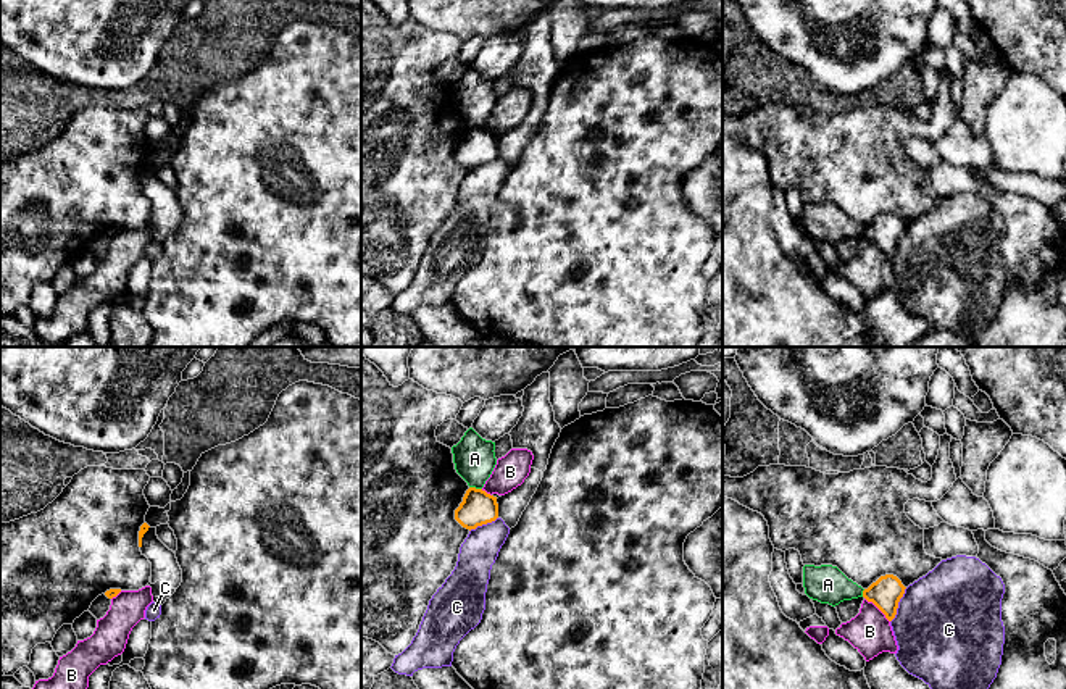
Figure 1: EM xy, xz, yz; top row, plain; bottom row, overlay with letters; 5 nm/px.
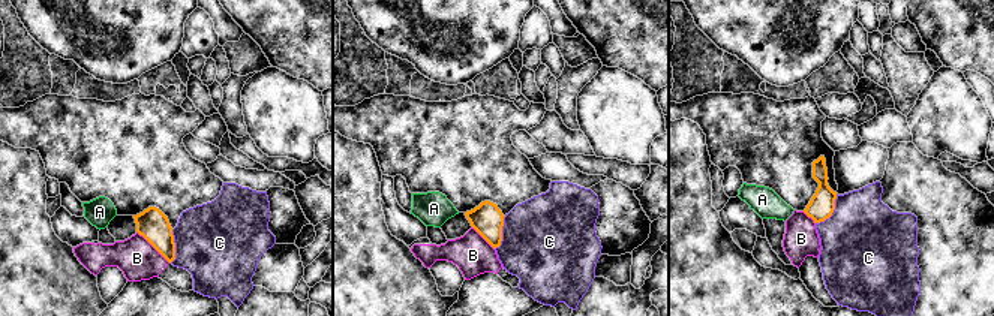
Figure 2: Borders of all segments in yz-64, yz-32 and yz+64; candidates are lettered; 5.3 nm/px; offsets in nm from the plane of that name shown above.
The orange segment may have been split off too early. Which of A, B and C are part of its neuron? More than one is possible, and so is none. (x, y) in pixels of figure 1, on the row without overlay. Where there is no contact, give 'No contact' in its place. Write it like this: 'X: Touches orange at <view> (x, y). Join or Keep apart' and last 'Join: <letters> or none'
A: Touches orange at xz (474, 126). Keep apart
B: Touches orange at yz (878, 246). Keep apart
C: Touches orange at yz (897, 244). Keep apart
Join: none

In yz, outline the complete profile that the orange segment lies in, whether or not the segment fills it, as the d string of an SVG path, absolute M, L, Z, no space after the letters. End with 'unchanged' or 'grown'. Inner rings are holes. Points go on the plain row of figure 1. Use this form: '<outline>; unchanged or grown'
M893 213L881 215L868 228L863 229L863 236L872 240L889 260L897 253L898 240L905 232L905 224Z; unchanged

